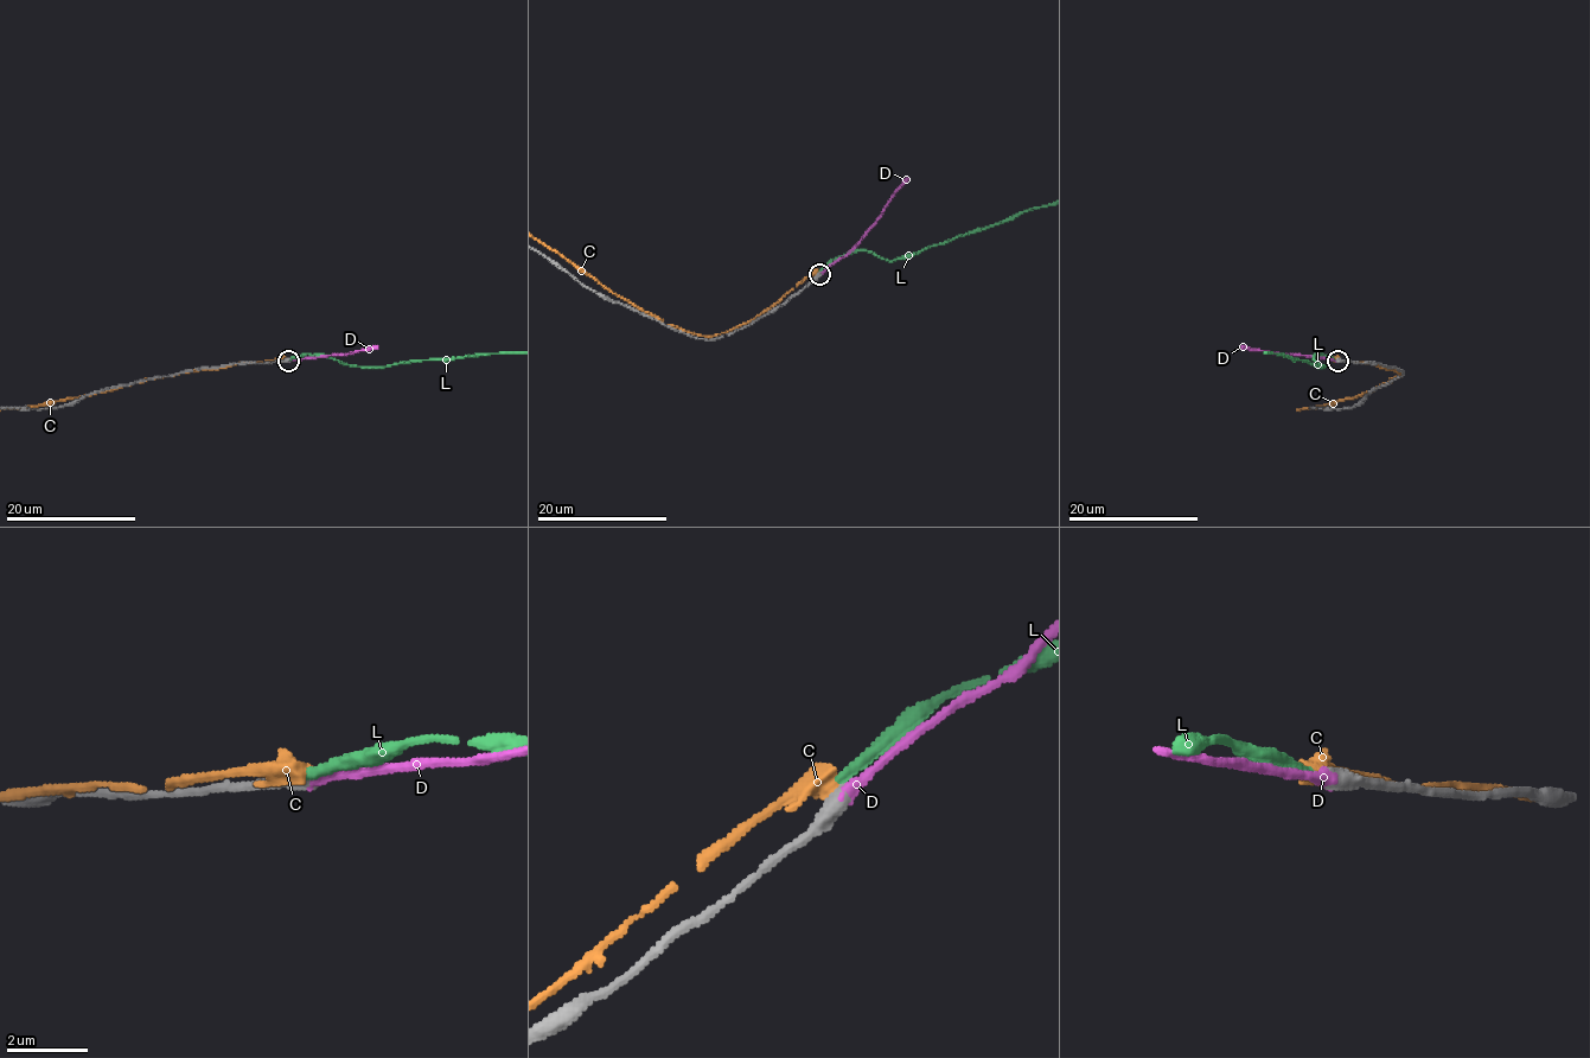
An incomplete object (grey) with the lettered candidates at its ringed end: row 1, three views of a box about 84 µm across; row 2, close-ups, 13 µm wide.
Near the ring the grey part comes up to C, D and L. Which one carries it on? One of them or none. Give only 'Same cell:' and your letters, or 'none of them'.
Same cell: D

